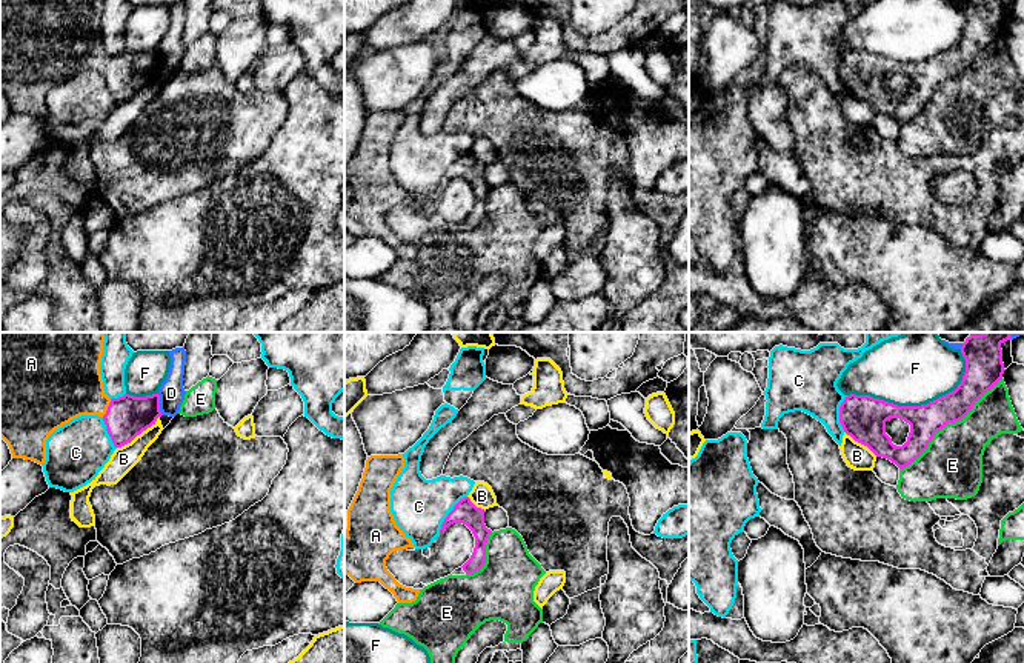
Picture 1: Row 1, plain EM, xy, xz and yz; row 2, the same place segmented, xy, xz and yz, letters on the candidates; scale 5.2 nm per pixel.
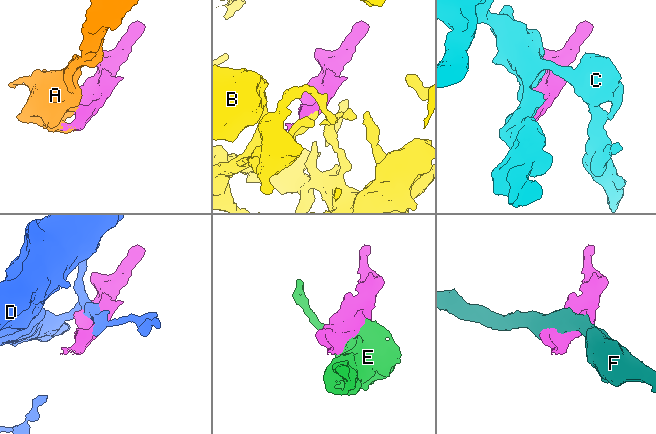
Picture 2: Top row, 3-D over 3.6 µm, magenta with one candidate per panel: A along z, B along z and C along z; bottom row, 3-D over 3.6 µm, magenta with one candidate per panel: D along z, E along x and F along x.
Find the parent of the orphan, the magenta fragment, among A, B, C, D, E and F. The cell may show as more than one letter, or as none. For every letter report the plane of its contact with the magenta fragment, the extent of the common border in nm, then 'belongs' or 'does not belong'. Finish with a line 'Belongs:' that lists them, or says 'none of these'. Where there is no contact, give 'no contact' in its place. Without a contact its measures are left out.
A: xy | 110 nm | belongs
B: xy | 280 nm | does not belong
C: xz | 240 nm | does not belong
D: xy | 110 nm | does not belong
E: yz | 700 nm | does not belong
F: yz | 650 nm | does not belong
Belongs: A

